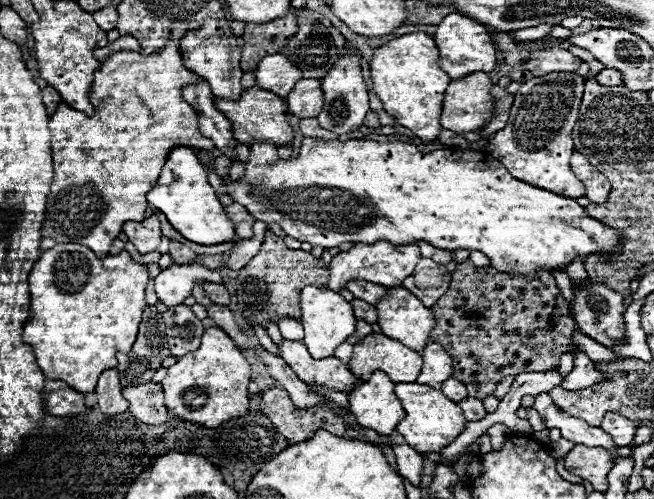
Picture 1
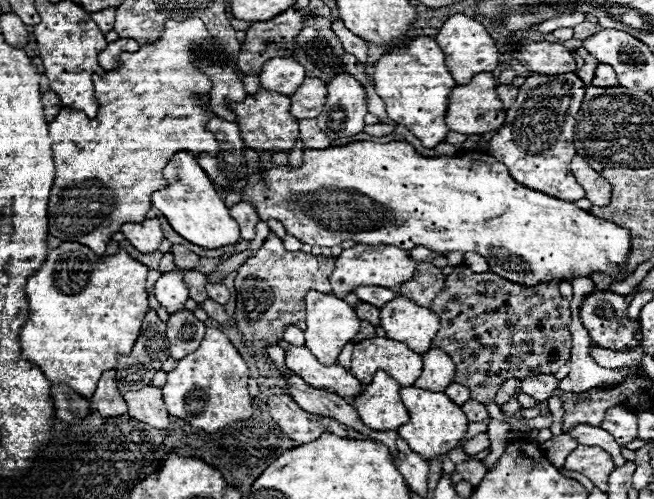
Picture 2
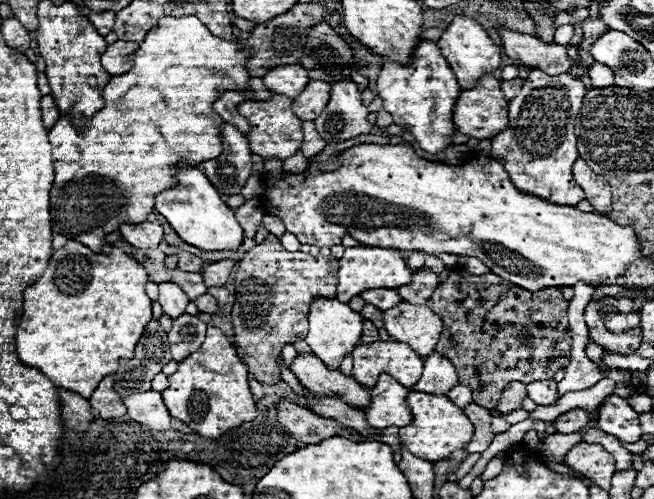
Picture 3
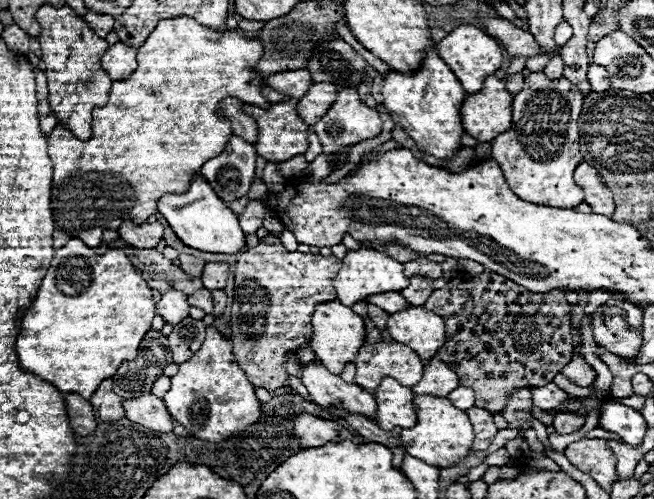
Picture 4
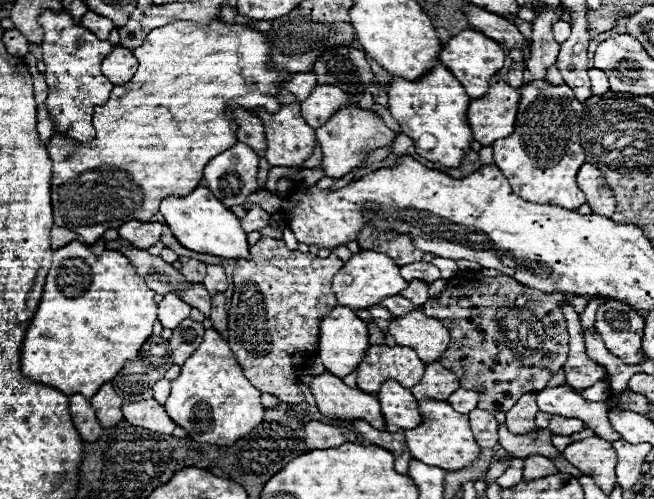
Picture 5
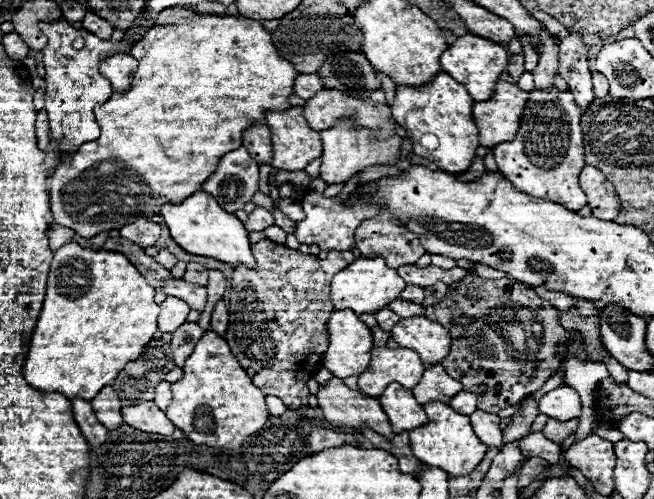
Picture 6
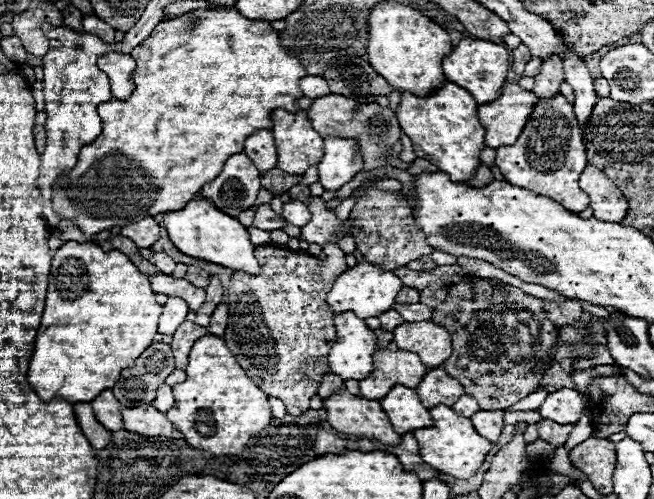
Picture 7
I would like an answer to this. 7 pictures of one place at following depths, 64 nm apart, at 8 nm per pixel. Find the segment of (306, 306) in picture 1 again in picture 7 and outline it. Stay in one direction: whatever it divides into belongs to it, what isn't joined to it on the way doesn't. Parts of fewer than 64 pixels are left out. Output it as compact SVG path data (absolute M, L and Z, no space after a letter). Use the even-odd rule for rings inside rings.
M354 312L334 316L336 344L330 350L328 364L332 374L342 380L364 380L372 370L372 354L376 352L376 336Z

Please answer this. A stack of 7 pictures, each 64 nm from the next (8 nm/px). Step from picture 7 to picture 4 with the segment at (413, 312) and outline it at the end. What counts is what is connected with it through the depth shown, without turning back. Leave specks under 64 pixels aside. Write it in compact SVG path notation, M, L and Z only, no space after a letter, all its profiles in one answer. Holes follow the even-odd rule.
M384 292L380 296L370 296L368 298L370 304L376 304L380 308L384 308L388 314L396 314L400 312L402 308L408 308L410 304L406 302L404 296L400 296L400 292Z

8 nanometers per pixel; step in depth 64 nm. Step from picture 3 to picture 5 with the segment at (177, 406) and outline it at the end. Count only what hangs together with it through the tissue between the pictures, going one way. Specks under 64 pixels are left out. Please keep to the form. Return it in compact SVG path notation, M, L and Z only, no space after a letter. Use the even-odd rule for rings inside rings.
M210 328L204 334L204 342L182 364L182 374L176 380L172 380L172 392L170 392L164 408L166 408L168 416L172 416L172 420L178 426L182 426L192 440L208 442L208 444L216 444L216 446L232 446L240 438L244 438L248 432L252 432L258 424L262 424L264 406L260 402L260 396L262 396L262 392L256 390L244 376L240 364L236 362L234 354L230 350L230 344L226 340L222 340L222 336L216 330Z

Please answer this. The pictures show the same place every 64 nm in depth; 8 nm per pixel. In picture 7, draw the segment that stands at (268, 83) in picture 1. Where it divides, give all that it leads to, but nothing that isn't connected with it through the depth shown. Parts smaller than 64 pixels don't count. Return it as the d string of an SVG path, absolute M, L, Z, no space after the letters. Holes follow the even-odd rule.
M304 76L304 78L300 80L300 88L304 90L304 96L308 96L308 98L312 98L312 100L330 94L328 82L326 82L322 76Z

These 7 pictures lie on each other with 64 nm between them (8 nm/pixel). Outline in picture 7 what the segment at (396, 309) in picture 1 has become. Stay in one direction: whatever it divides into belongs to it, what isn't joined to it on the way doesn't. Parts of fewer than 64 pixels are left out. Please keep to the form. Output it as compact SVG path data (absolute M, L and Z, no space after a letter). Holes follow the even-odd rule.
M404 322L394 330L394 342L400 350L418 354L428 368L442 366L452 354L450 332L434 322Z

